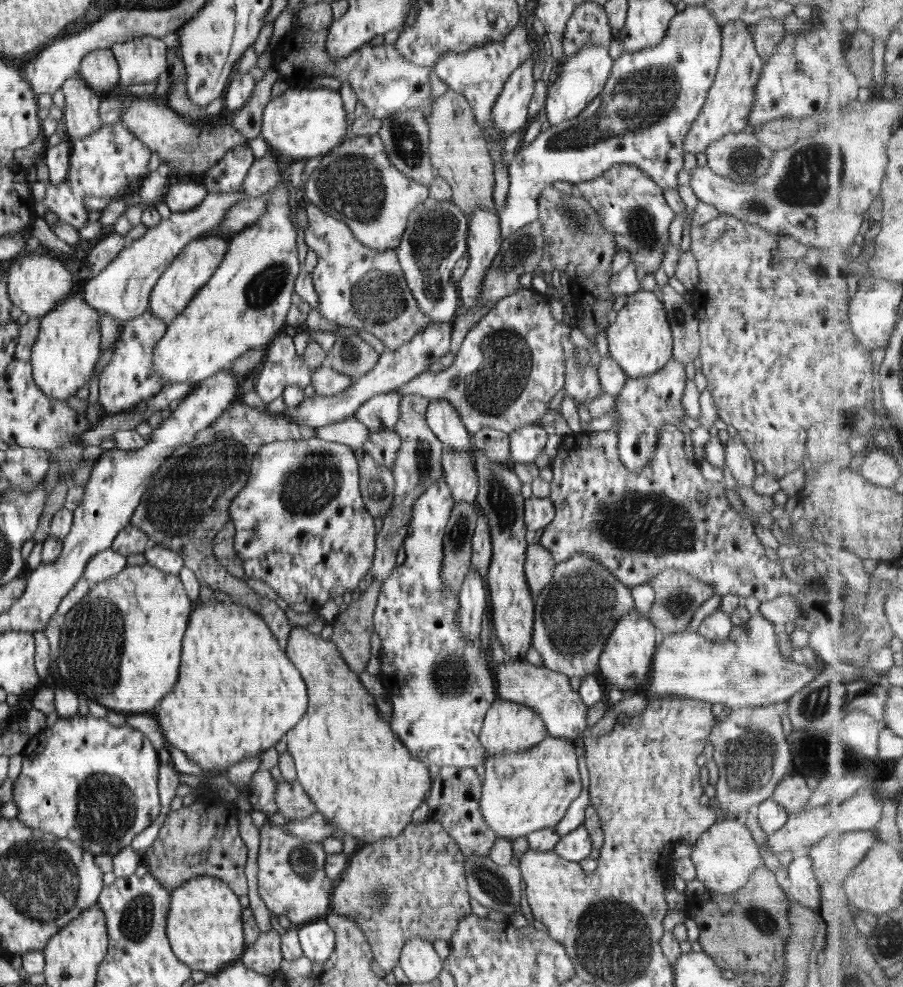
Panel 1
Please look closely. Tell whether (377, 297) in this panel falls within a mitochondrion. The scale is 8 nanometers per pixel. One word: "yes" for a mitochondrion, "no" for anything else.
yes

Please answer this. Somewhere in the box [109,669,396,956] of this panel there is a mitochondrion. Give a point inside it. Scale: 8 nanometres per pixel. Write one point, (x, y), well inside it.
(136, 924)

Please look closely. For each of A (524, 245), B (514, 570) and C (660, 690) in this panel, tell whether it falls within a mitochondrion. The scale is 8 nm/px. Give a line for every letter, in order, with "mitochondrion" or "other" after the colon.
A: mitochondrion
B: other
C: other

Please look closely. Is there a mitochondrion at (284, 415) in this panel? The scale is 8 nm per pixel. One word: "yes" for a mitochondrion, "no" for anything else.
no

